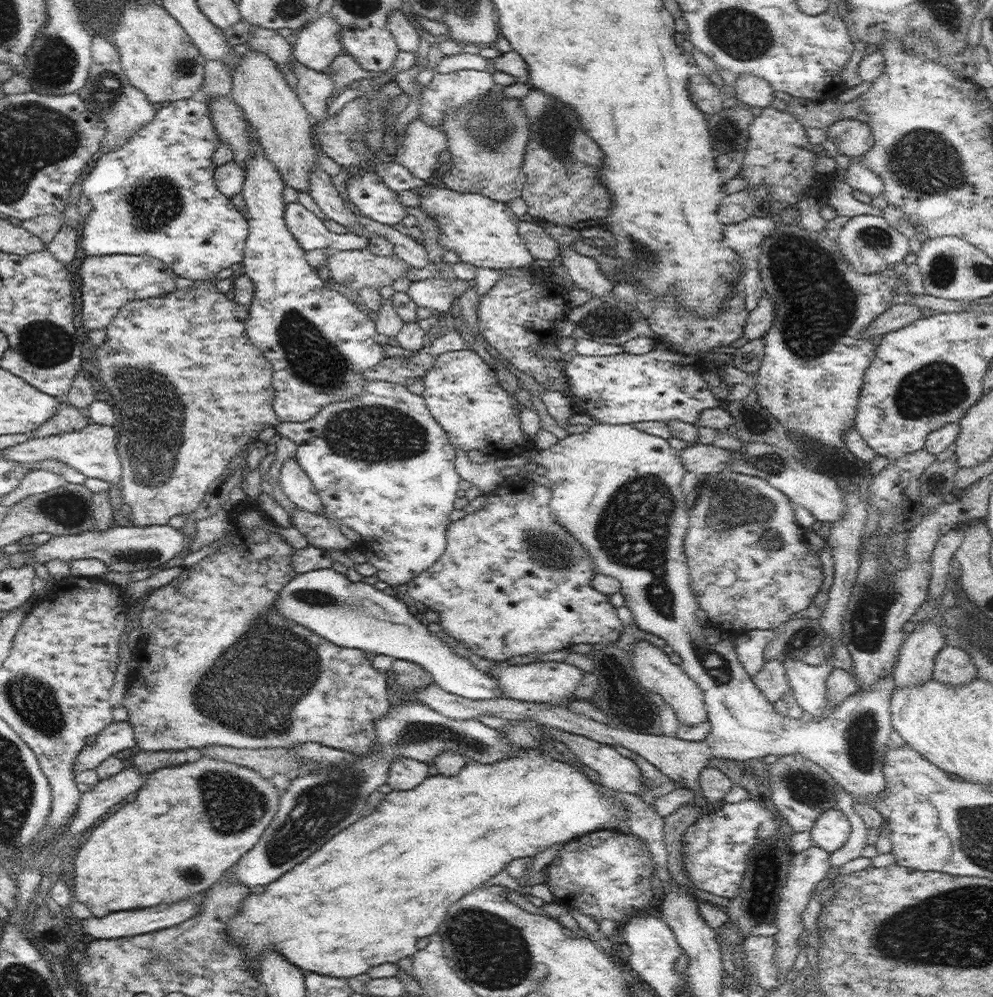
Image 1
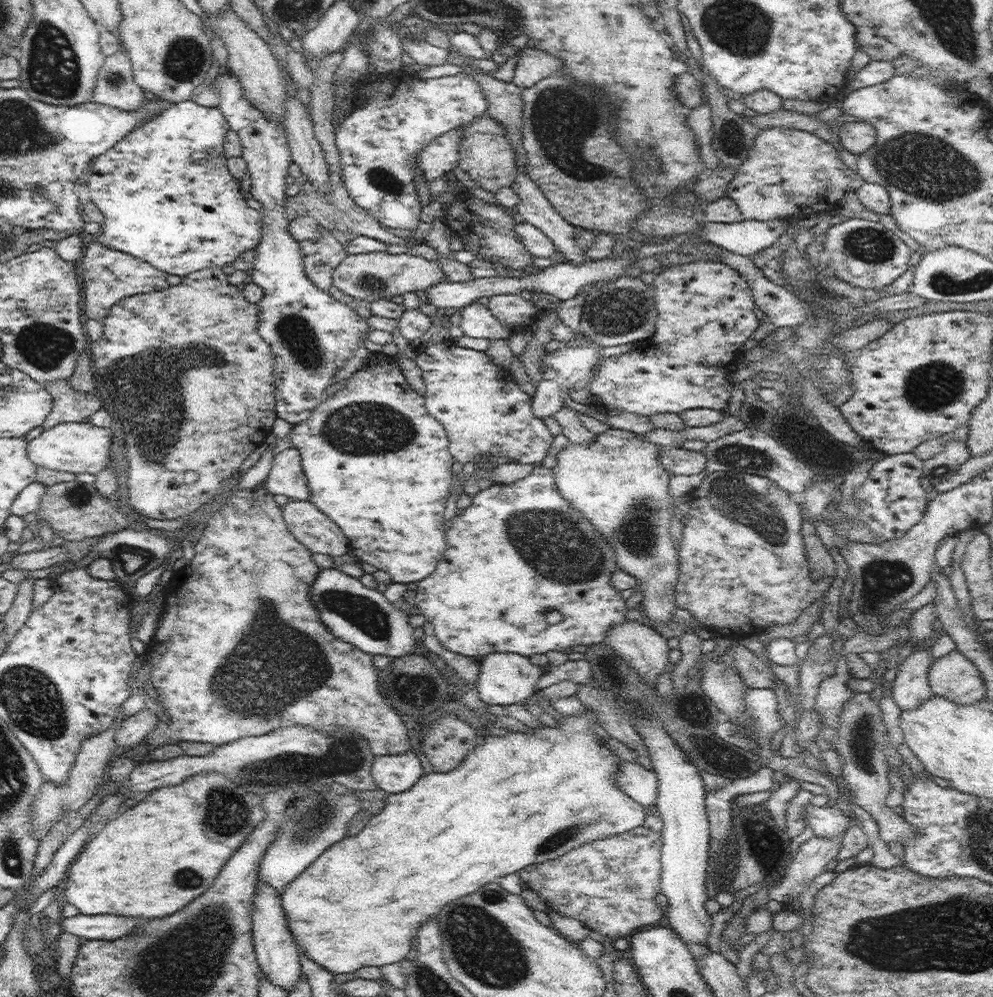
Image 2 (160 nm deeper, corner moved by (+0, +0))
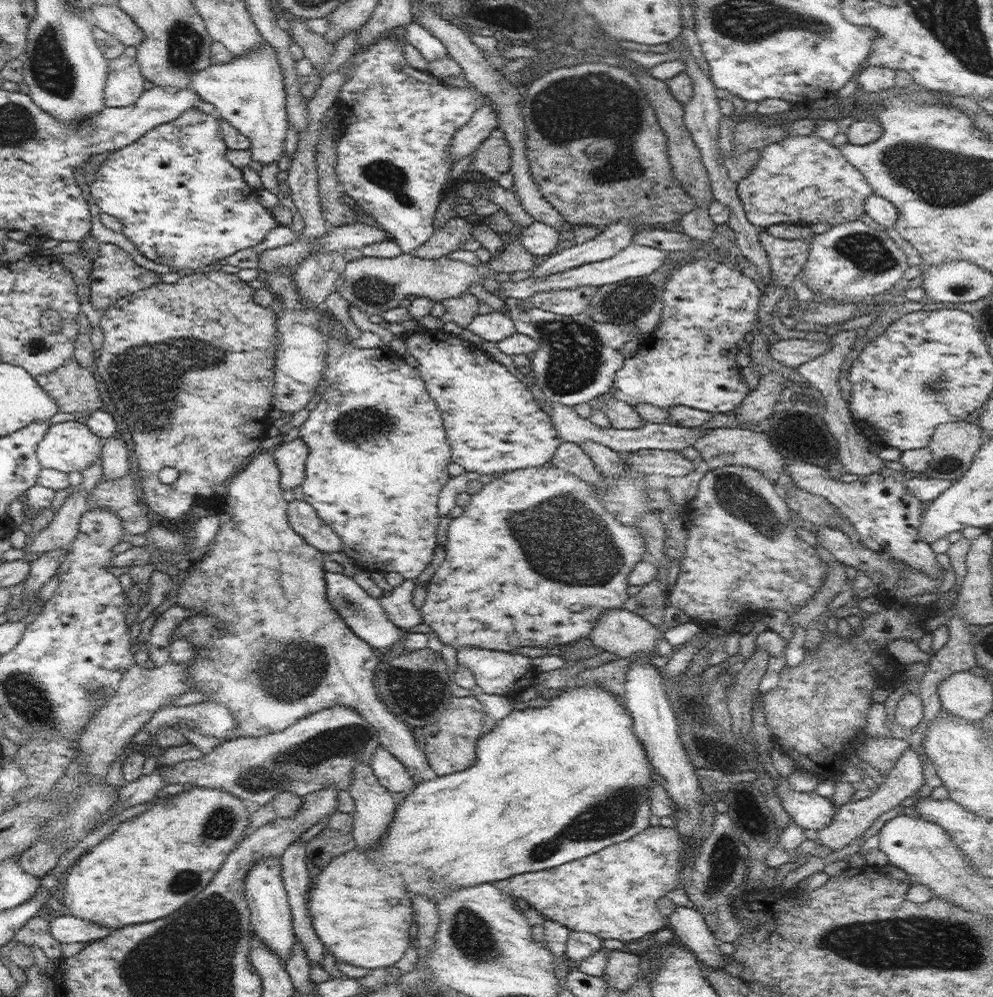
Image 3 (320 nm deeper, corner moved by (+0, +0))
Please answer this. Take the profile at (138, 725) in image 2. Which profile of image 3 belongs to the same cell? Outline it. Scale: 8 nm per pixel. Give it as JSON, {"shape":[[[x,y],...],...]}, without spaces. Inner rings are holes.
{"shape":[[[214,701],[186,706],[165,705],[160,710],[157,710],[143,727],[148,729],[150,736],[154,736],[159,728],[173,727],[177,724],[181,727],[195,728],[200,734],[214,736],[214,738],[218,738],[222,742],[229,741],[231,736],[233,736],[233,732],[237,730],[237,722],[233,712],[230,712],[230,709],[226,705],[215,703]]]}

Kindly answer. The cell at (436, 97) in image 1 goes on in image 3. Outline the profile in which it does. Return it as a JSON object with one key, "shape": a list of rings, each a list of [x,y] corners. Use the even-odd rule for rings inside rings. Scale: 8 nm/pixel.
{"shape":[[[378,39],[374,44],[368,45],[365,49],[358,50],[349,58],[351,65],[345,72],[345,79],[340,87],[339,100],[342,104],[348,106],[349,114],[344,118],[342,130],[338,132],[335,146],[337,147],[337,164],[336,172],[339,178],[339,183],[345,190],[348,201],[350,201],[356,209],[358,209],[364,217],[370,220],[372,223],[385,229],[393,240],[401,246],[401,249],[406,254],[412,254],[419,246],[422,246],[431,236],[434,230],[434,216],[436,216],[436,210],[438,210],[438,204],[441,202],[441,198],[444,198],[443,190],[445,186],[450,185],[449,182],[453,182],[450,173],[452,167],[457,164],[452,158],[450,158],[451,140],[458,132],[459,128],[462,128],[465,124],[470,122],[475,110],[478,110],[482,104],[482,96],[475,89],[469,89],[468,87],[456,87],[452,89],[444,87],[444,82],[437,79],[434,75],[431,75],[427,71],[422,71],[413,68],[406,58],[404,57],[403,43],[399,41],[392,41],[390,39]]]}

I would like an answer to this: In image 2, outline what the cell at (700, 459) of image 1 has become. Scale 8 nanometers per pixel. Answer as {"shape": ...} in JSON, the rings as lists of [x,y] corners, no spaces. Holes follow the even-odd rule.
{"shape":[[[669,447],[659,450],[660,464],[674,475],[684,474],[692,476],[706,468],[707,458],[701,450],[687,450],[682,447]]]}

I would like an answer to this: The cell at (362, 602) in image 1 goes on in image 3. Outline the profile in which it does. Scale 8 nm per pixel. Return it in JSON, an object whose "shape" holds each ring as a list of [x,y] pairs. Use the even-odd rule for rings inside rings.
{"shape":[[[325,571],[327,586],[327,599],[335,611],[343,618],[344,622],[351,628],[355,636],[364,640],[370,647],[380,648],[386,652],[401,642],[405,637],[405,631],[400,629],[390,620],[390,617],[383,610],[378,598],[370,596],[360,587],[352,577],[344,573]]]}

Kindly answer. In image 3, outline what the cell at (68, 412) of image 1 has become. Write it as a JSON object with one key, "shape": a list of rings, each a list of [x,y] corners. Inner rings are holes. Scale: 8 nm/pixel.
{"shape":[[[73,358],[57,371],[35,379],[56,401],[58,412],[88,413],[103,406],[93,371],[82,368]]]}

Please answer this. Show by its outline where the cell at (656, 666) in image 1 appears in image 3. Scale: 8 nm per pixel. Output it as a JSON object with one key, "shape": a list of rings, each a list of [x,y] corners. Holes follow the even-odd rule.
{"shape":[[[623,606],[604,611],[596,619],[589,636],[596,647],[614,653],[618,658],[634,658],[638,653],[655,653],[658,640],[662,637],[662,628]]]}

